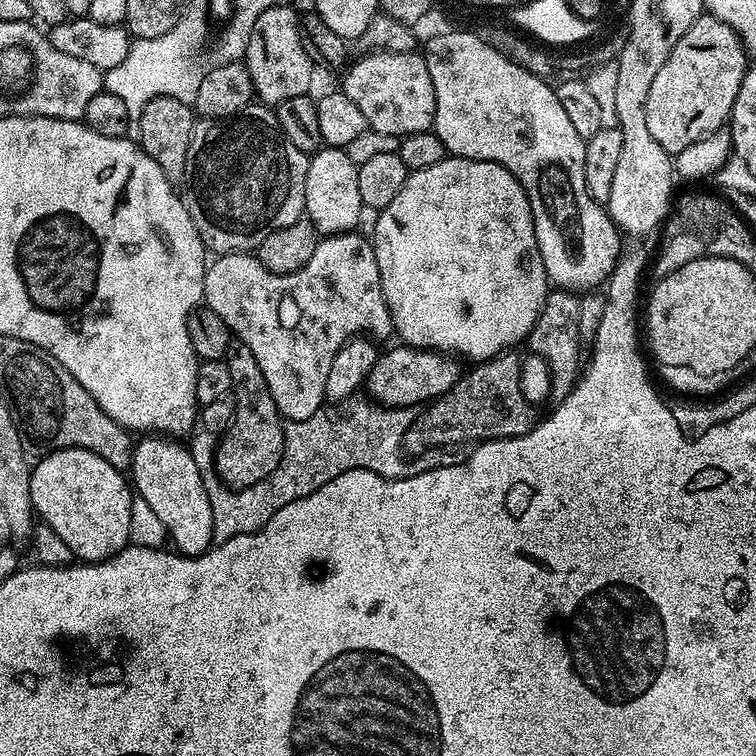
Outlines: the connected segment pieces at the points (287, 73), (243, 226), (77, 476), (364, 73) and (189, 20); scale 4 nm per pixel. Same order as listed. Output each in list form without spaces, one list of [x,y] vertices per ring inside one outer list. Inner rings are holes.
[[[285,3],[258,14],[250,30],[242,63],[249,72],[255,95],[265,105],[275,106],[286,102],[286,98],[309,95],[314,65],[302,48],[300,19],[295,9]]]
[[[252,102],[240,112],[219,120],[197,119],[190,150],[186,150],[184,175],[188,189],[183,189],[182,199],[205,249],[212,254],[251,253],[266,234],[298,222],[305,215],[308,162],[306,153],[282,134],[275,111],[263,103]]]
[[[57,448],[49,451],[40,461],[32,464],[30,478],[30,498],[35,515],[45,524],[49,524],[66,546],[74,550],[76,560],[95,562],[109,560],[117,556],[130,544],[130,506],[134,495],[125,473],[119,468],[110,466],[106,458],[98,458],[90,450],[81,448]]]
[[[373,50],[359,57],[352,65],[347,65],[348,73],[344,76],[342,90],[350,102],[355,102],[358,110],[370,128],[382,134],[409,136],[419,132],[427,132],[436,122],[436,99],[434,98],[434,82],[430,82],[430,70],[426,66],[423,55],[411,52],[385,52]]]
[[[199,6],[187,9],[186,14],[165,32],[137,39],[126,58],[118,66],[104,72],[104,88],[122,98],[133,122],[139,120],[150,98],[169,96],[192,104],[198,94],[198,82],[202,82],[206,71],[205,65],[200,65],[198,56],[204,48],[204,35],[207,32],[208,24],[204,21],[203,10]]]

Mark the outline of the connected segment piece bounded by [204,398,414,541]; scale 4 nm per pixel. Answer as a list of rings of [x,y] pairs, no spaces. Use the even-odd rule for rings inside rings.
[[[356,398],[351,401],[349,410],[345,416],[327,416],[324,410],[315,412],[305,420],[291,421],[284,429],[284,453],[278,462],[278,466],[262,482],[254,482],[249,488],[230,488],[219,478],[205,479],[204,485],[210,498],[210,510],[214,514],[214,537],[217,541],[229,540],[242,534],[257,532],[264,528],[282,506],[302,498],[306,494],[314,494],[330,478],[338,478],[338,474],[346,474],[346,470],[358,470],[368,468],[374,474],[384,476],[388,480],[399,480],[405,471],[404,460],[400,450],[404,448],[404,441],[414,414],[402,414],[402,408],[386,408],[383,404],[377,404],[371,399]]]

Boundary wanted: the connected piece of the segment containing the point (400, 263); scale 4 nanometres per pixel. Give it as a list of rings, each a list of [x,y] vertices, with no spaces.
[[[449,155],[442,162],[434,162],[434,166],[426,166],[426,170],[411,173],[394,200],[380,210],[375,218],[377,218],[376,229],[370,232],[370,239],[380,271],[382,294],[392,315],[392,328],[404,339],[401,341],[407,347],[430,348],[433,352],[451,354],[465,361],[472,360],[468,362],[479,362],[509,351],[519,340],[521,343],[527,337],[528,331],[534,326],[546,302],[550,281],[544,269],[542,254],[538,250],[530,202],[522,186],[514,178],[514,174],[510,174],[500,164],[489,160],[471,160],[465,156]]]

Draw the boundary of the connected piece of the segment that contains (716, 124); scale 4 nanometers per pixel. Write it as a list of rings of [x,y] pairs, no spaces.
[[[707,14],[696,19],[690,30],[686,30],[686,34],[678,38],[678,46],[674,46],[674,50],[670,50],[670,58],[662,62],[662,70],[658,70],[658,75],[650,85],[650,94],[646,94],[646,127],[654,142],[658,142],[662,150],[675,154],[686,150],[686,146],[690,146],[695,140],[727,125],[732,115],[734,98],[738,98],[742,78],[750,67],[748,60],[749,53],[744,51],[736,33],[726,26],[726,22]]]

